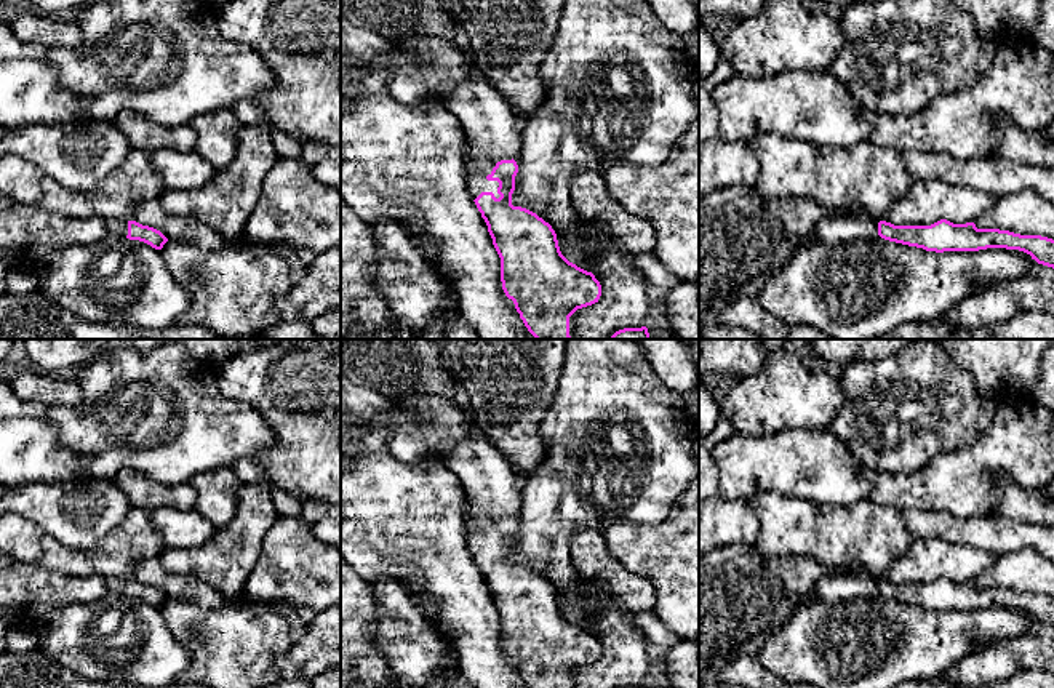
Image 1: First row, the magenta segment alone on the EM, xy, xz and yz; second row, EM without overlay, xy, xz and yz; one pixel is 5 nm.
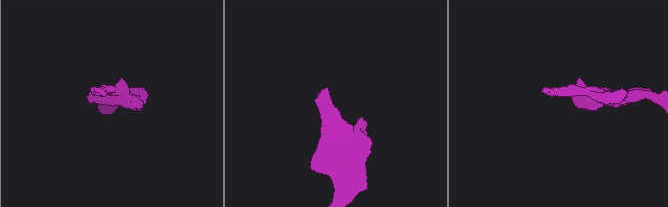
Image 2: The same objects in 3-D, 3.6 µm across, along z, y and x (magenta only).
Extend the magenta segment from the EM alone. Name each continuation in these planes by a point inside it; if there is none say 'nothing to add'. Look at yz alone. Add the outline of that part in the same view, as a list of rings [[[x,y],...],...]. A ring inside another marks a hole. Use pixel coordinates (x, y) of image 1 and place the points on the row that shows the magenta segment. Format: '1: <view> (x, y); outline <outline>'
1: yz (838, 229); outline [[[841,214],[824,218],[811,232],[811,240],[822,240],[827,245],[846,243],[851,240],[872,238],[878,235],[878,222],[870,218]]]

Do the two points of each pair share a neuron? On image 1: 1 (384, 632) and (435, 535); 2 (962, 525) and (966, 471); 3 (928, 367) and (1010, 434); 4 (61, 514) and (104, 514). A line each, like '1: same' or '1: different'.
1: different
2: different
3: different
4: same

